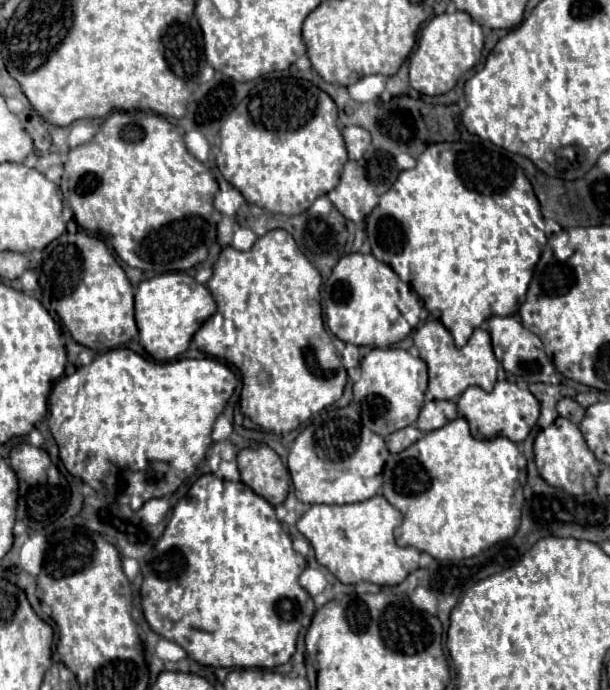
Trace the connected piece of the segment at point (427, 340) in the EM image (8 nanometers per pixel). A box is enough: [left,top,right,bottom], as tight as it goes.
[414,319,498,399]

